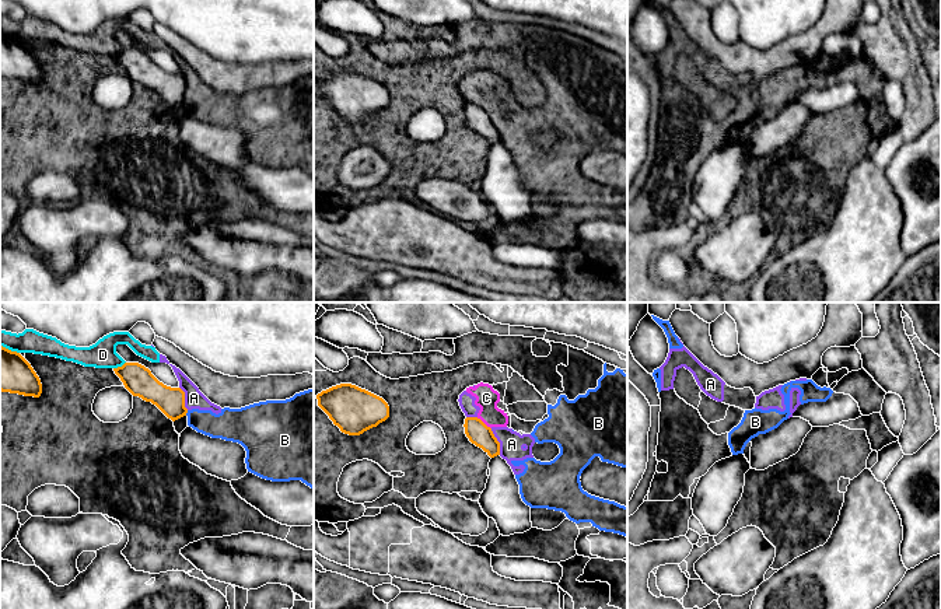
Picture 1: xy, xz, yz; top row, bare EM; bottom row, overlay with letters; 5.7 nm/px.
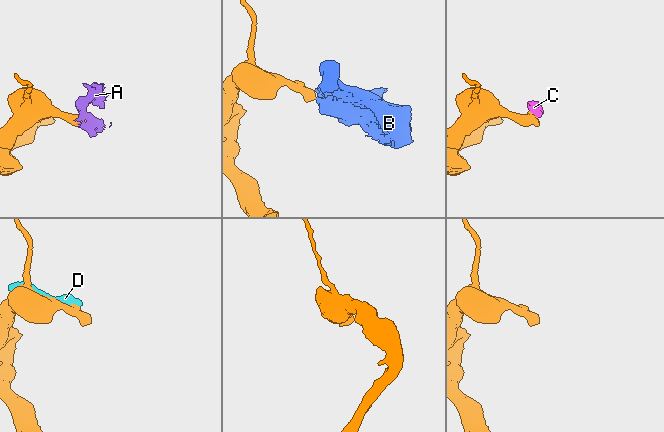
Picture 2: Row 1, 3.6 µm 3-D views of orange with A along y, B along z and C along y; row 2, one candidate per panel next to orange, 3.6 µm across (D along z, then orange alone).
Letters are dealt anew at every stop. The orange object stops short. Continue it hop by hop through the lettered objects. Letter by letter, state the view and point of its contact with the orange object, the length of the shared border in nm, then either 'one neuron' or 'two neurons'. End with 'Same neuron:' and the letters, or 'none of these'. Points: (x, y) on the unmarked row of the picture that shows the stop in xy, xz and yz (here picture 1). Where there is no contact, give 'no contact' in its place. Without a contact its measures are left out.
A: contact xz (497, 128); length 160 nm; two neurons
B: contact xy (186, 98); length 40 nm; two neurons
C: contact xz (482, 108); length 110 nm; two neurons
D: contact xy (119, 53); length 80 nm; two neurons
Same neuron: none of these

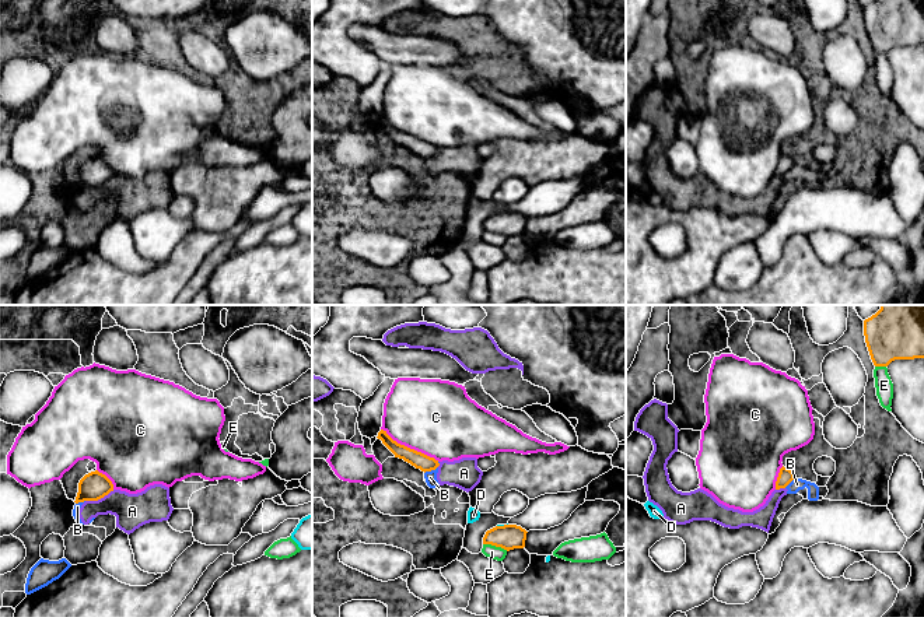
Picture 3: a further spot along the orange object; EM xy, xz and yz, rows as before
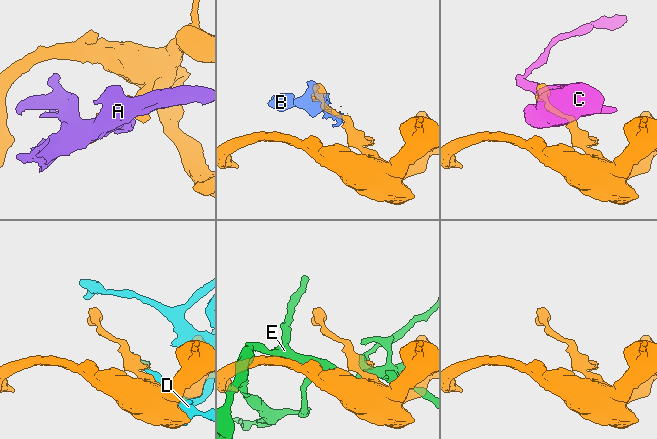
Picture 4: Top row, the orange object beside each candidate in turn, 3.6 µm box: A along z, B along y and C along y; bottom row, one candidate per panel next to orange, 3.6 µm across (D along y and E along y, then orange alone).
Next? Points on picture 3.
A: contact xy (100, 185); length 180 nm; two neurons
B: contact xz (430, 157); length 90 nm; two neurons
C: contact xz (409, 135); length 380 nm; two neurons
D: contact xz (500, 213); length 50 nm; two neurons
E: contact xz (496, 232); length 150 nm; two neurons
Same neuron: none of these

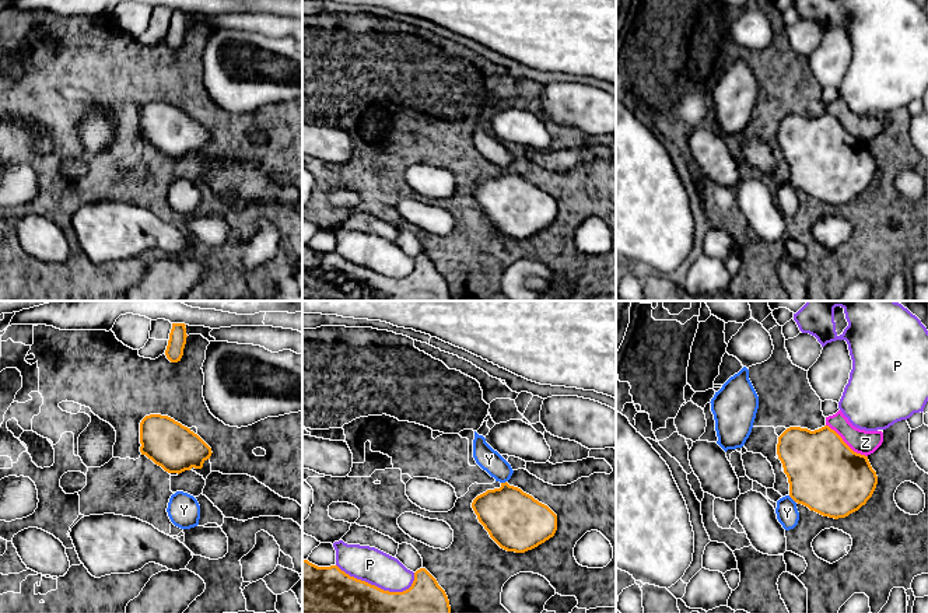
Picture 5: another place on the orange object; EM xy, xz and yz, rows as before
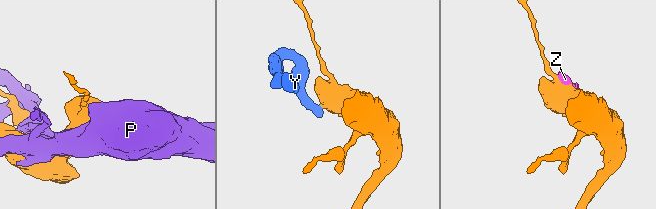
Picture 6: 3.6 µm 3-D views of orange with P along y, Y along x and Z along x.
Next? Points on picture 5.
P: contact xz (377, 273); length 460 nm; two neurons
Y: contact yz (792, 185); length 60 nm; one neuron
Z: contact yz (846, 130); length 300 nm; two neurons
Same neuron: Y

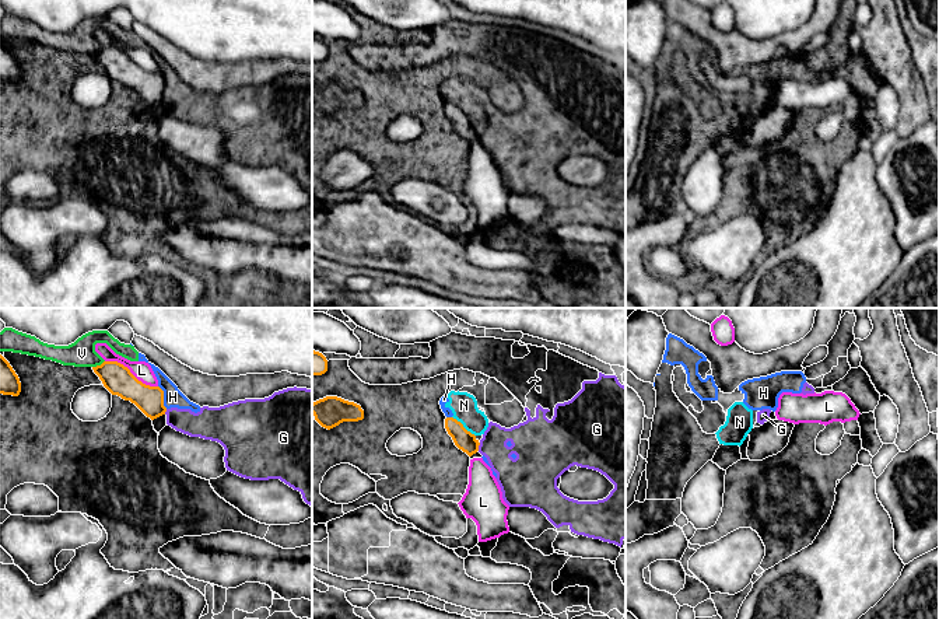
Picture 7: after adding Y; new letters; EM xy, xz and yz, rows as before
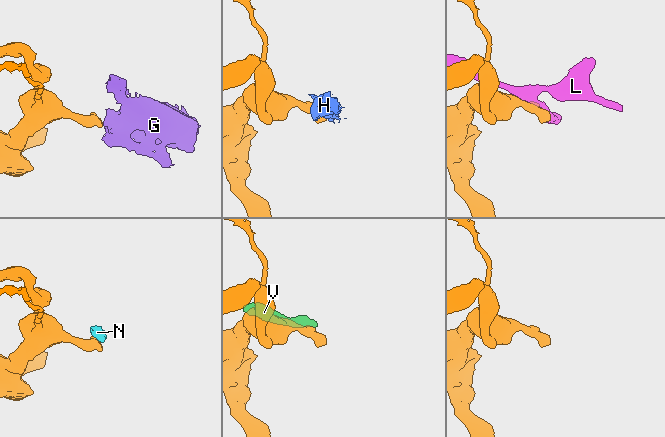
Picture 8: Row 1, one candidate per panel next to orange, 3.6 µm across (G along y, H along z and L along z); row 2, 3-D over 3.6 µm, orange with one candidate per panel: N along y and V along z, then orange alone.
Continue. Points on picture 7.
G: contact xz (477, 133); length 50 nm; two neurons
H: contact xy (163, 83); length 140 nm; two neurons
L: contact xy (130, 59); length 340 nm; two neurons
N: contact xz (462, 112); length 180 nm; two neurons
V: contact xy (98, 52); length 80 nm; two neurons
Same neuron: none of these

